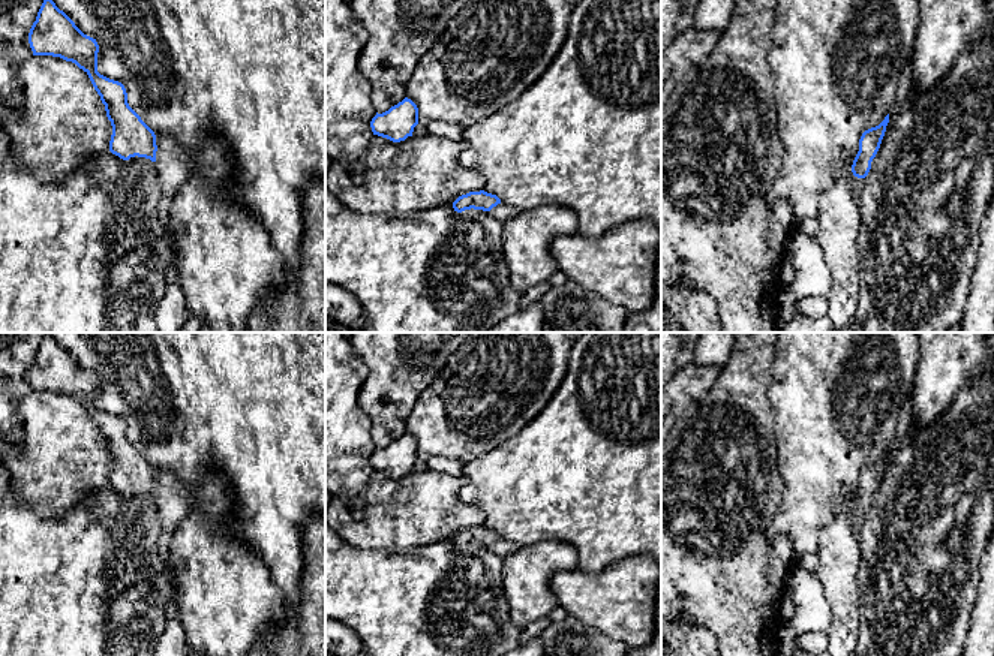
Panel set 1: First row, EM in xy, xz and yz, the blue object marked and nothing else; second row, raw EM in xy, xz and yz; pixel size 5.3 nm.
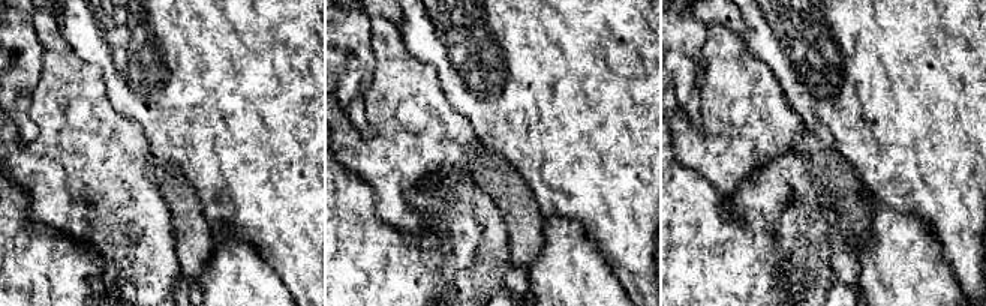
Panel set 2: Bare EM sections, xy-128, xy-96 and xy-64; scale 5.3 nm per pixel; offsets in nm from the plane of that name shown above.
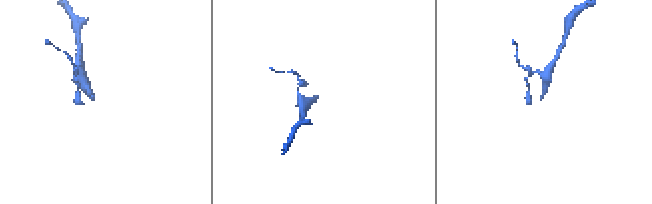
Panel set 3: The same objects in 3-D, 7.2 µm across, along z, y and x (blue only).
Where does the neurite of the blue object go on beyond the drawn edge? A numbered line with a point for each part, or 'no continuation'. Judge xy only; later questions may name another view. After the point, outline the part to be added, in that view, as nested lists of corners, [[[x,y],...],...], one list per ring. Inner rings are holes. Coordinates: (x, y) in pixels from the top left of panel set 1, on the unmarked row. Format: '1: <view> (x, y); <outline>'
no continuation

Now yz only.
1: yz (856, 518); [[[853,511],[853,514],[852,514],[852,527],[853,527],[853,532],[855,532],[856,536],[861,532],[862,521],[864,521],[864,514],[858,514],[858,512]]]

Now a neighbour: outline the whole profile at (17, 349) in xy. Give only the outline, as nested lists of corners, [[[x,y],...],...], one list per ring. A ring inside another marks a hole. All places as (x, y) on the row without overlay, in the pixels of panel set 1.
[[[0,332],[0,437],[9,445],[24,445],[19,401],[33,386],[28,368],[46,332]]]

